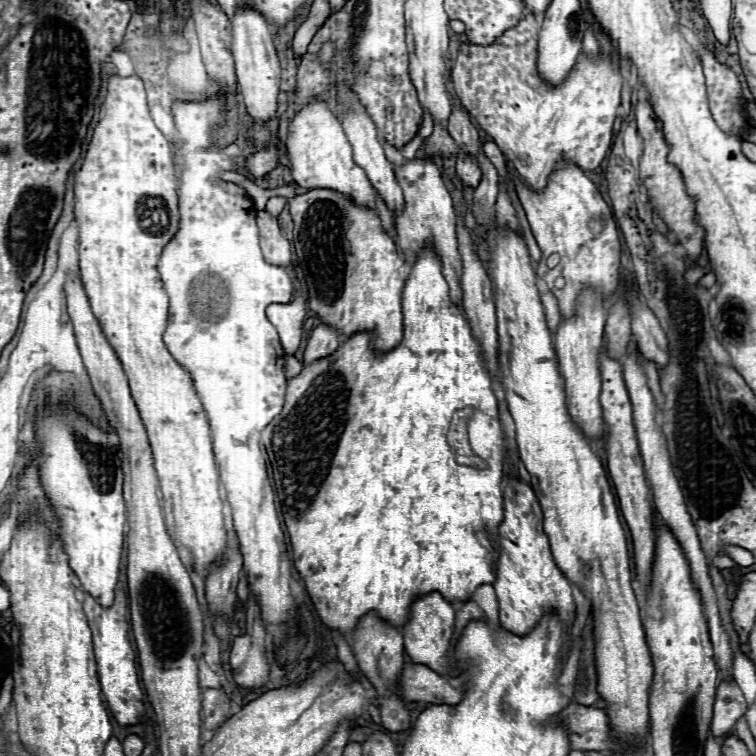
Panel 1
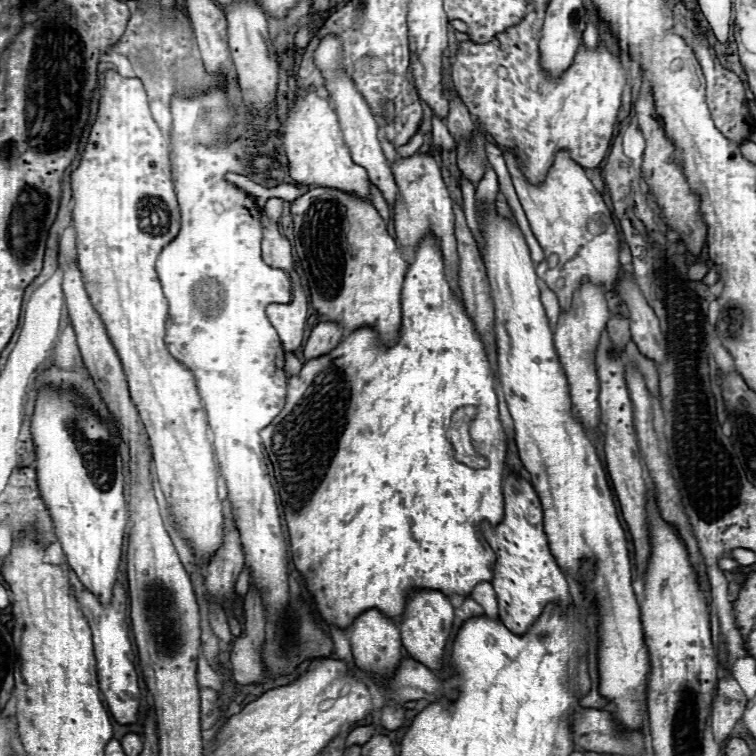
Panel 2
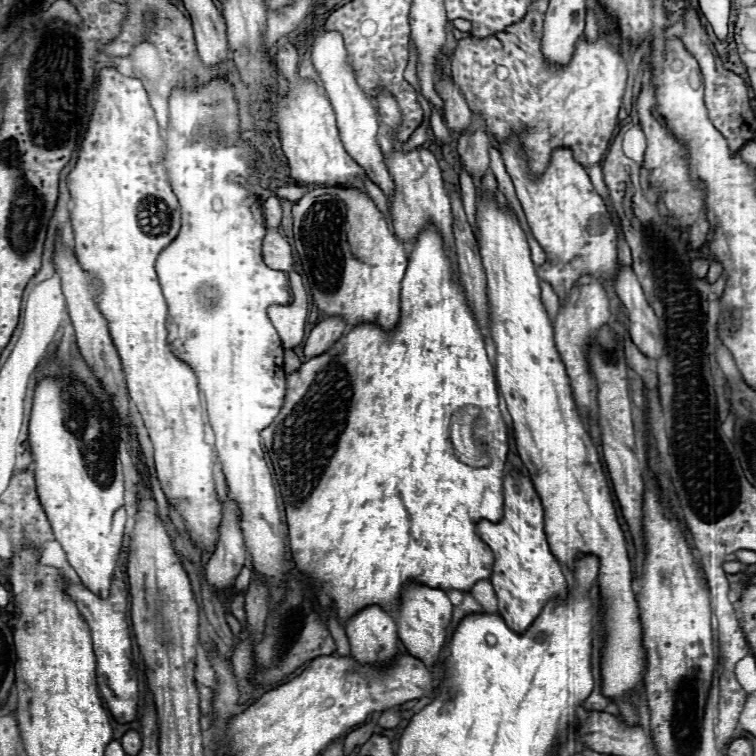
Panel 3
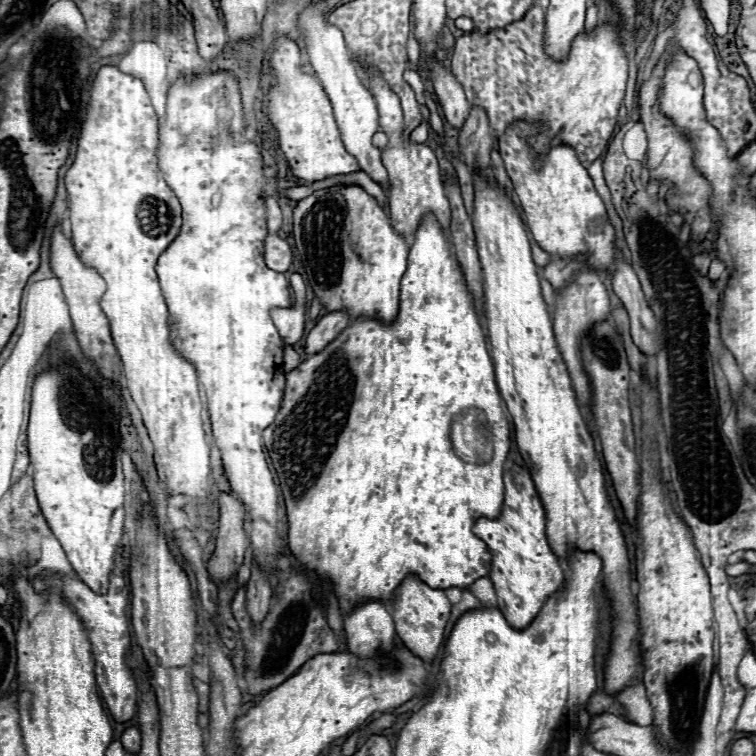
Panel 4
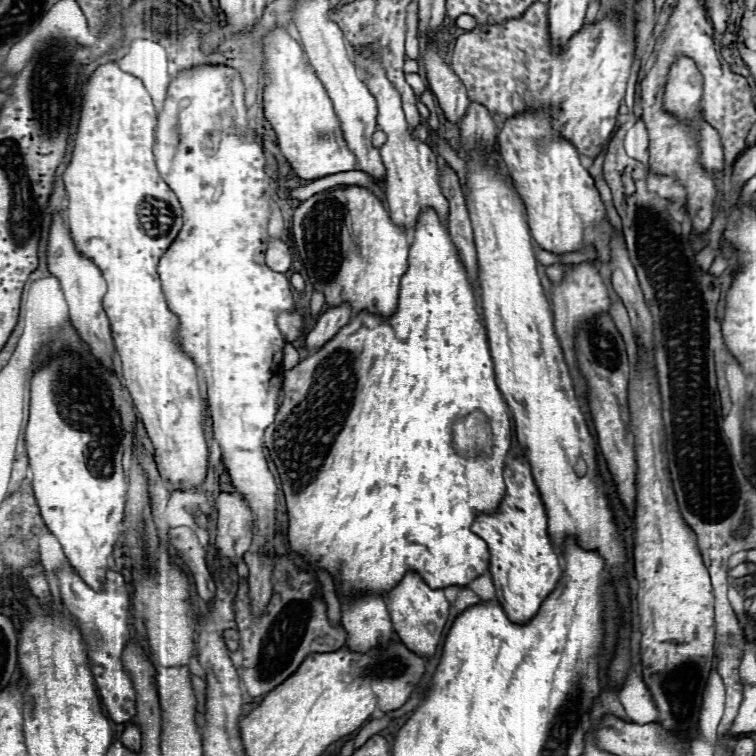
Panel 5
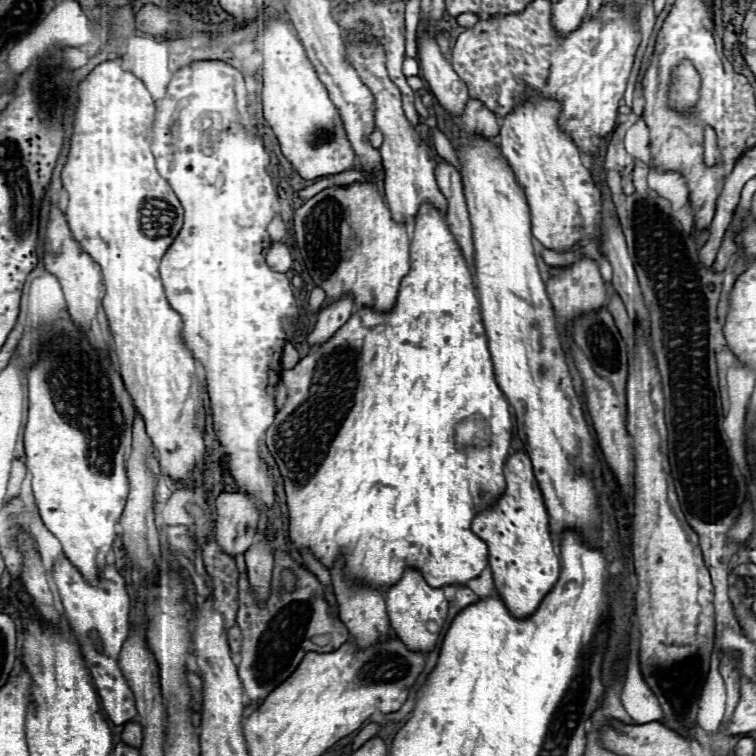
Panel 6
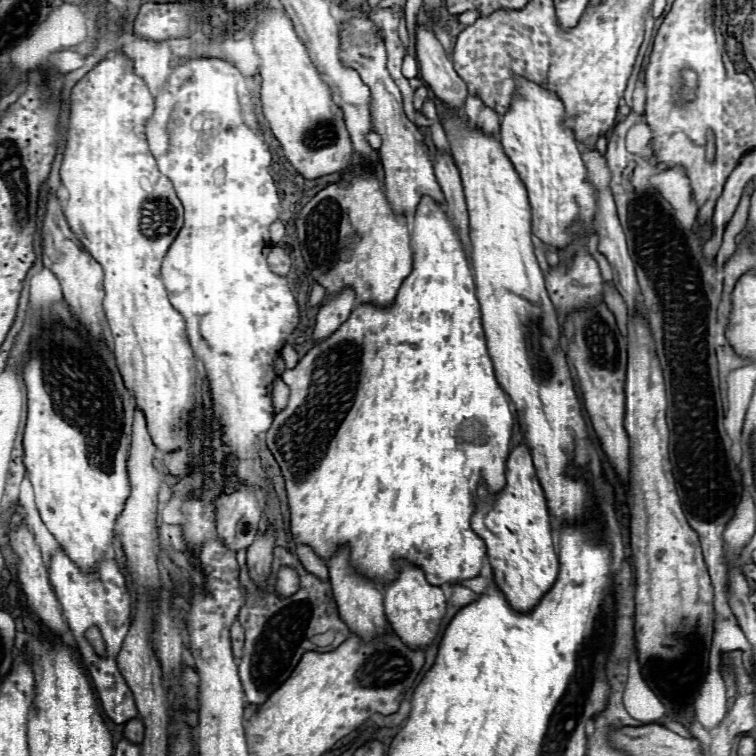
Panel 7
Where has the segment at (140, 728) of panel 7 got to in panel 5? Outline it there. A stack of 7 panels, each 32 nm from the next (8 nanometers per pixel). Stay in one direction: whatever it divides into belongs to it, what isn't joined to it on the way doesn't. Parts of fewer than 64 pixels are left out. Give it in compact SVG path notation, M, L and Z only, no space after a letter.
M126 726L124 734L122 734L122 744L130 750L138 750L140 748L140 728L138 726Z

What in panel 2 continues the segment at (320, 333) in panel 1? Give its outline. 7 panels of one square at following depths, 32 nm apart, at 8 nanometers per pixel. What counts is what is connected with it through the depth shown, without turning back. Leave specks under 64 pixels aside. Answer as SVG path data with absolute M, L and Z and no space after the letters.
M320 322L308 336L308 342L304 346L304 358L312 360L328 354L340 342L342 336L344 328L338 322Z

